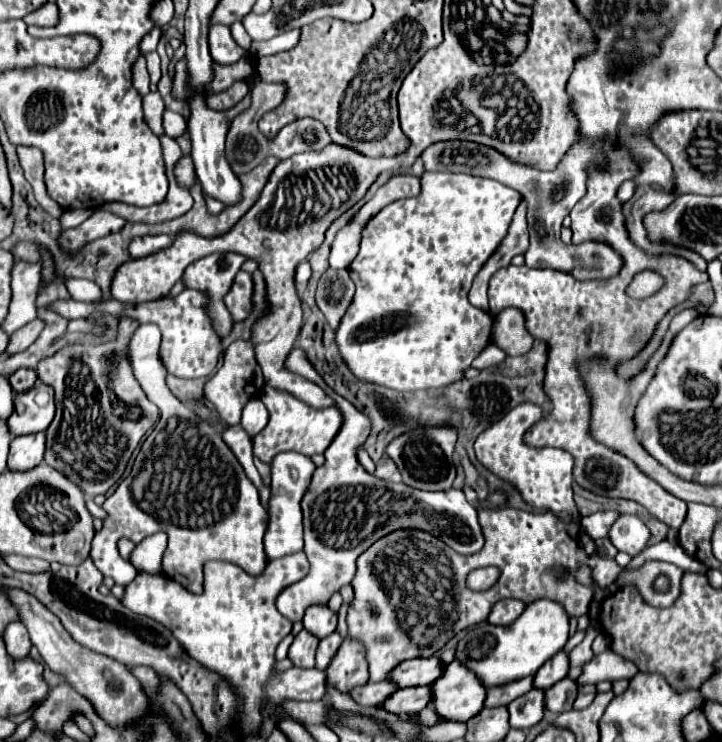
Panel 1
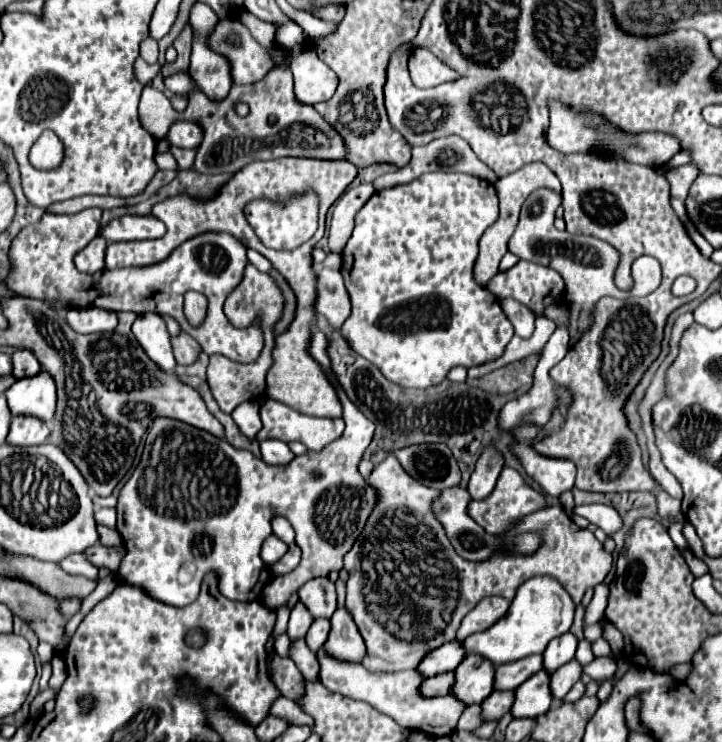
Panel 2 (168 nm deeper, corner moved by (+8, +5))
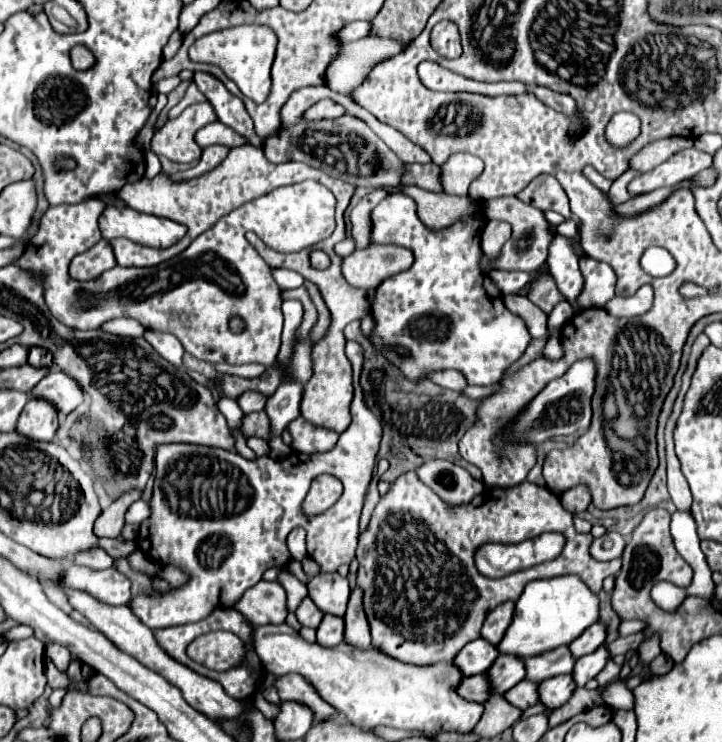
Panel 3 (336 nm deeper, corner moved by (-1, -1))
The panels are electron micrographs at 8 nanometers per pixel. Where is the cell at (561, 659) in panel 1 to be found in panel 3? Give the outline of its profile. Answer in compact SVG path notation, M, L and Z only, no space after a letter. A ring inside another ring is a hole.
M597 621L589 629L585 629L585 633L581 633L581 637L577 637L577 641L569 645L569 649L573 649L575 657L583 657L587 653L593 653L597 647L601 647L605 637L607 637L607 625Z

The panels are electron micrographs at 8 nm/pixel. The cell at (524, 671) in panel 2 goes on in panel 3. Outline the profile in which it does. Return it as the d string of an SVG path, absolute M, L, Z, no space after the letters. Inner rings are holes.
M563 645L561 649L551 649L549 653L541 653L537 657L527 657L525 659L527 679L541 683L549 677L571 673L575 667L575 661L577 659L571 655L567 645Z

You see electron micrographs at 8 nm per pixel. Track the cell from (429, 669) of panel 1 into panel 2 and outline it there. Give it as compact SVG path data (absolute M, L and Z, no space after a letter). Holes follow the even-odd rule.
M450 641L444 643L442 647L430 651L420 663L418 663L418 671L422 677L434 677L440 673L448 673L454 671L456 665L460 663L460 659L464 659L466 651L460 647L458 641Z

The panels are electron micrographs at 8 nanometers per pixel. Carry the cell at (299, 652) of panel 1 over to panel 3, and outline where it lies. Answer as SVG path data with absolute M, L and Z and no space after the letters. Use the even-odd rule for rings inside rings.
M305 597L305 599L301 601L301 605L297 607L295 615L297 615L297 619L299 619L299 623L301 623L303 627L313 627L313 629L321 623L321 617L323 617L321 609L311 601L311 597Z

